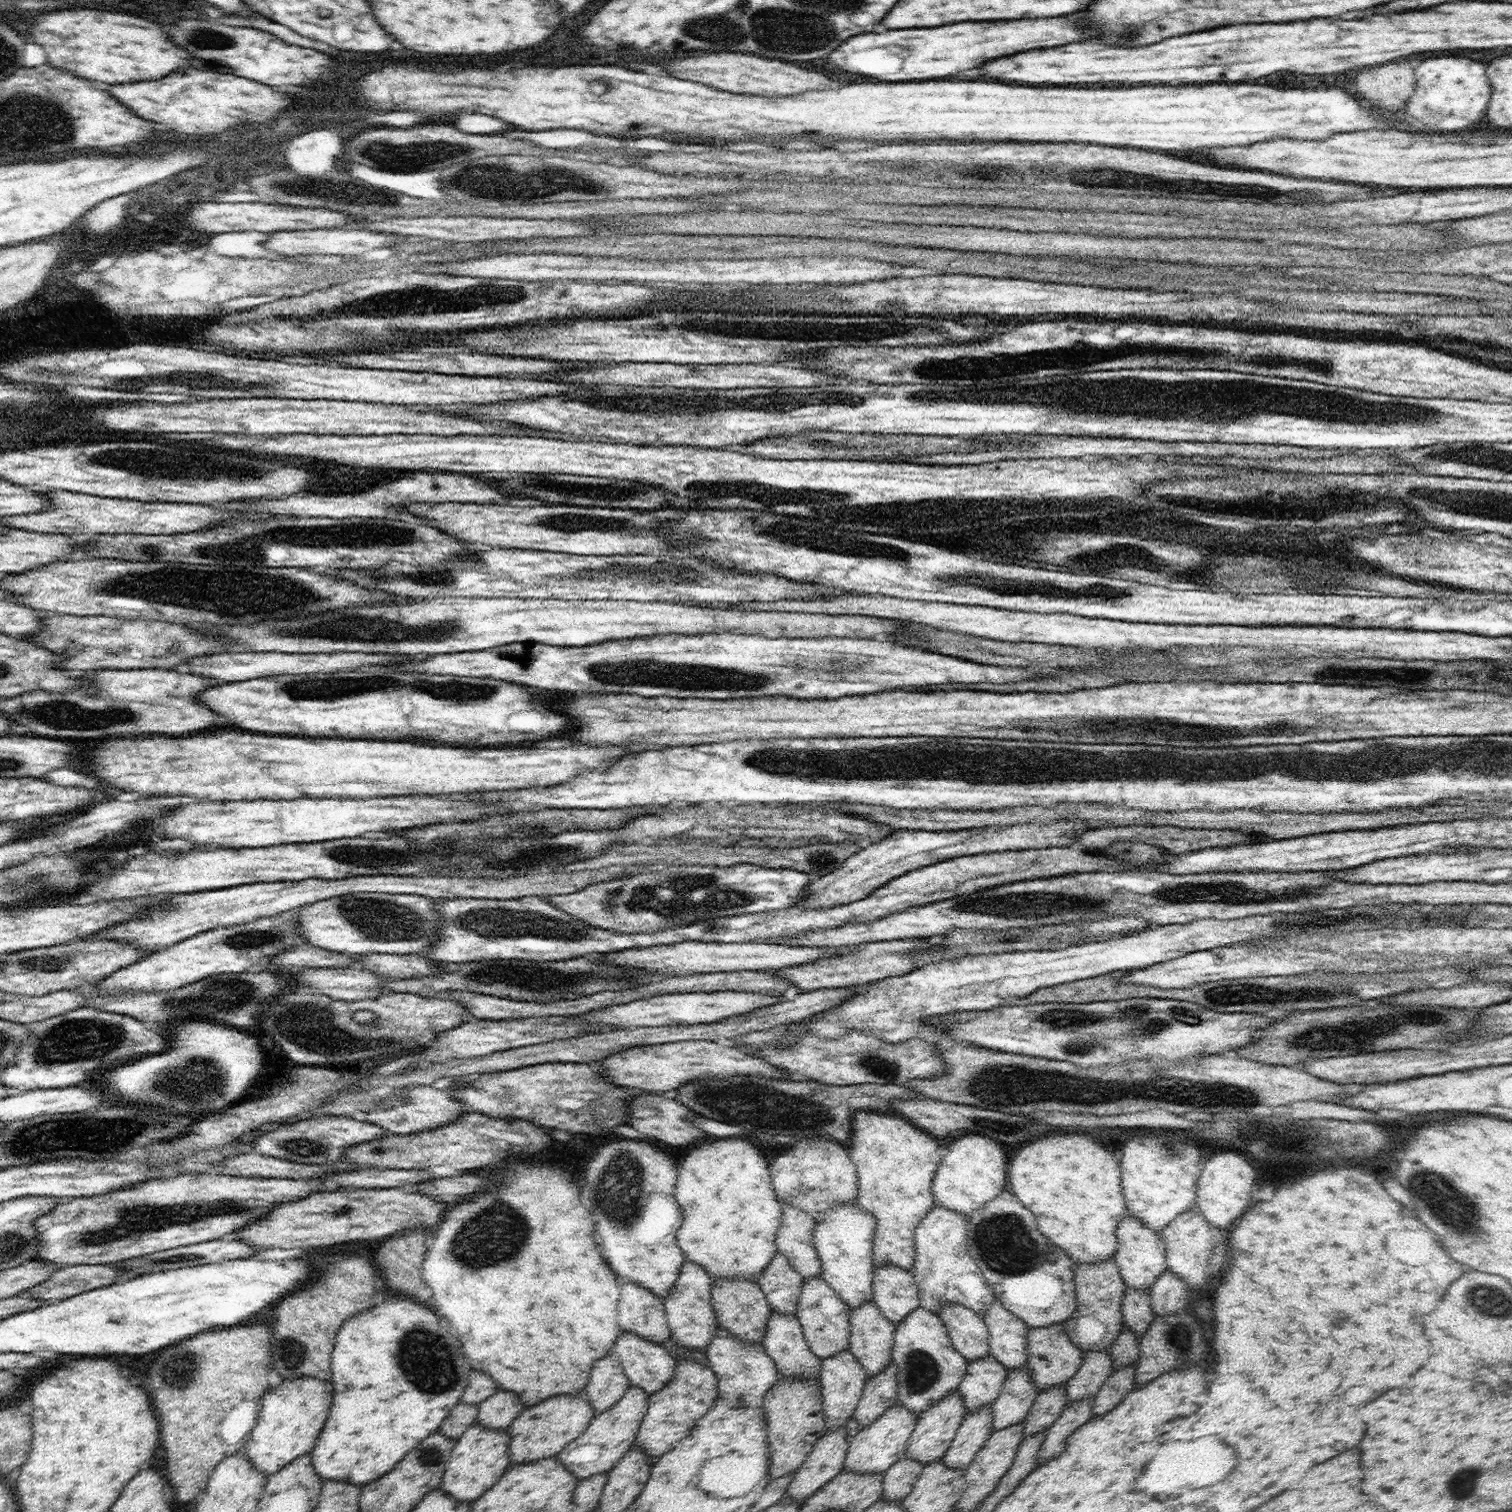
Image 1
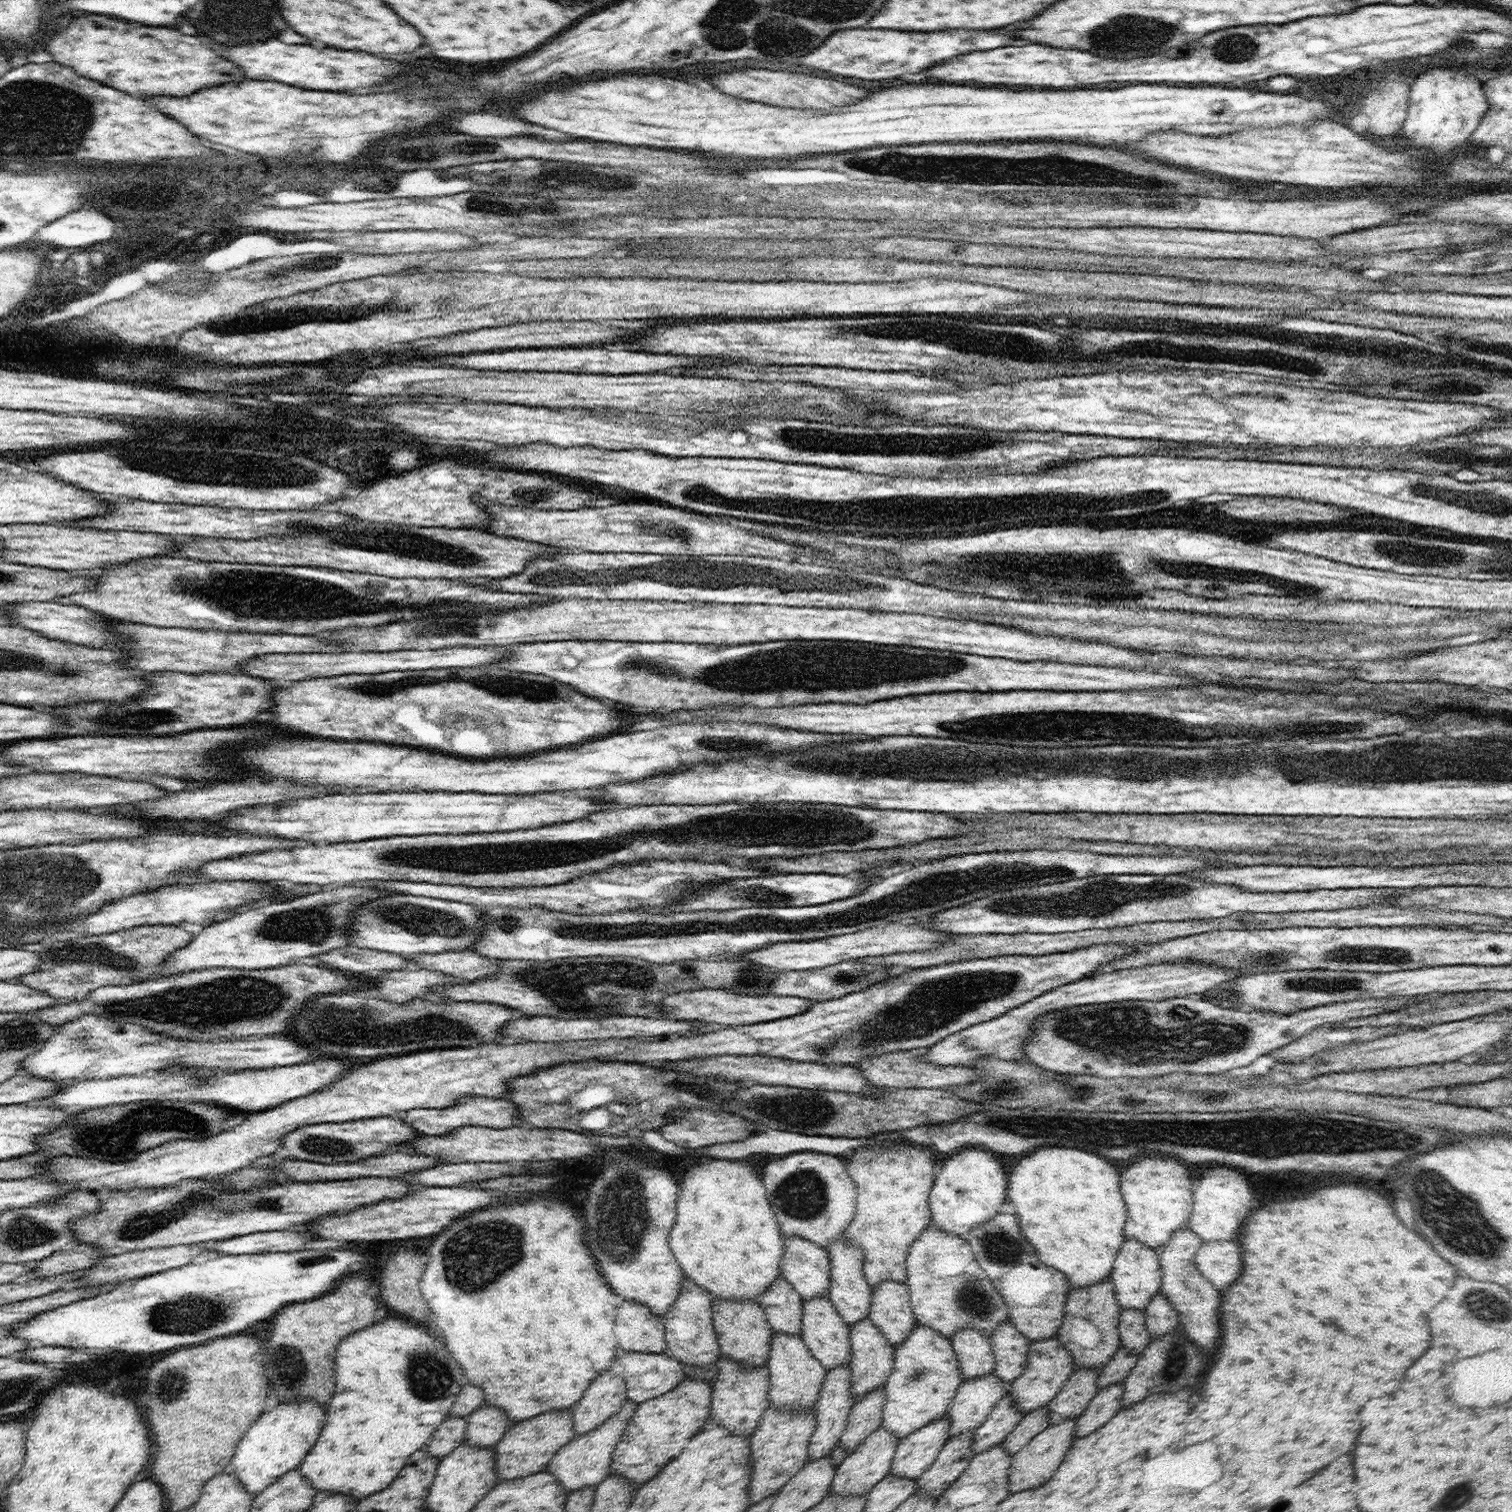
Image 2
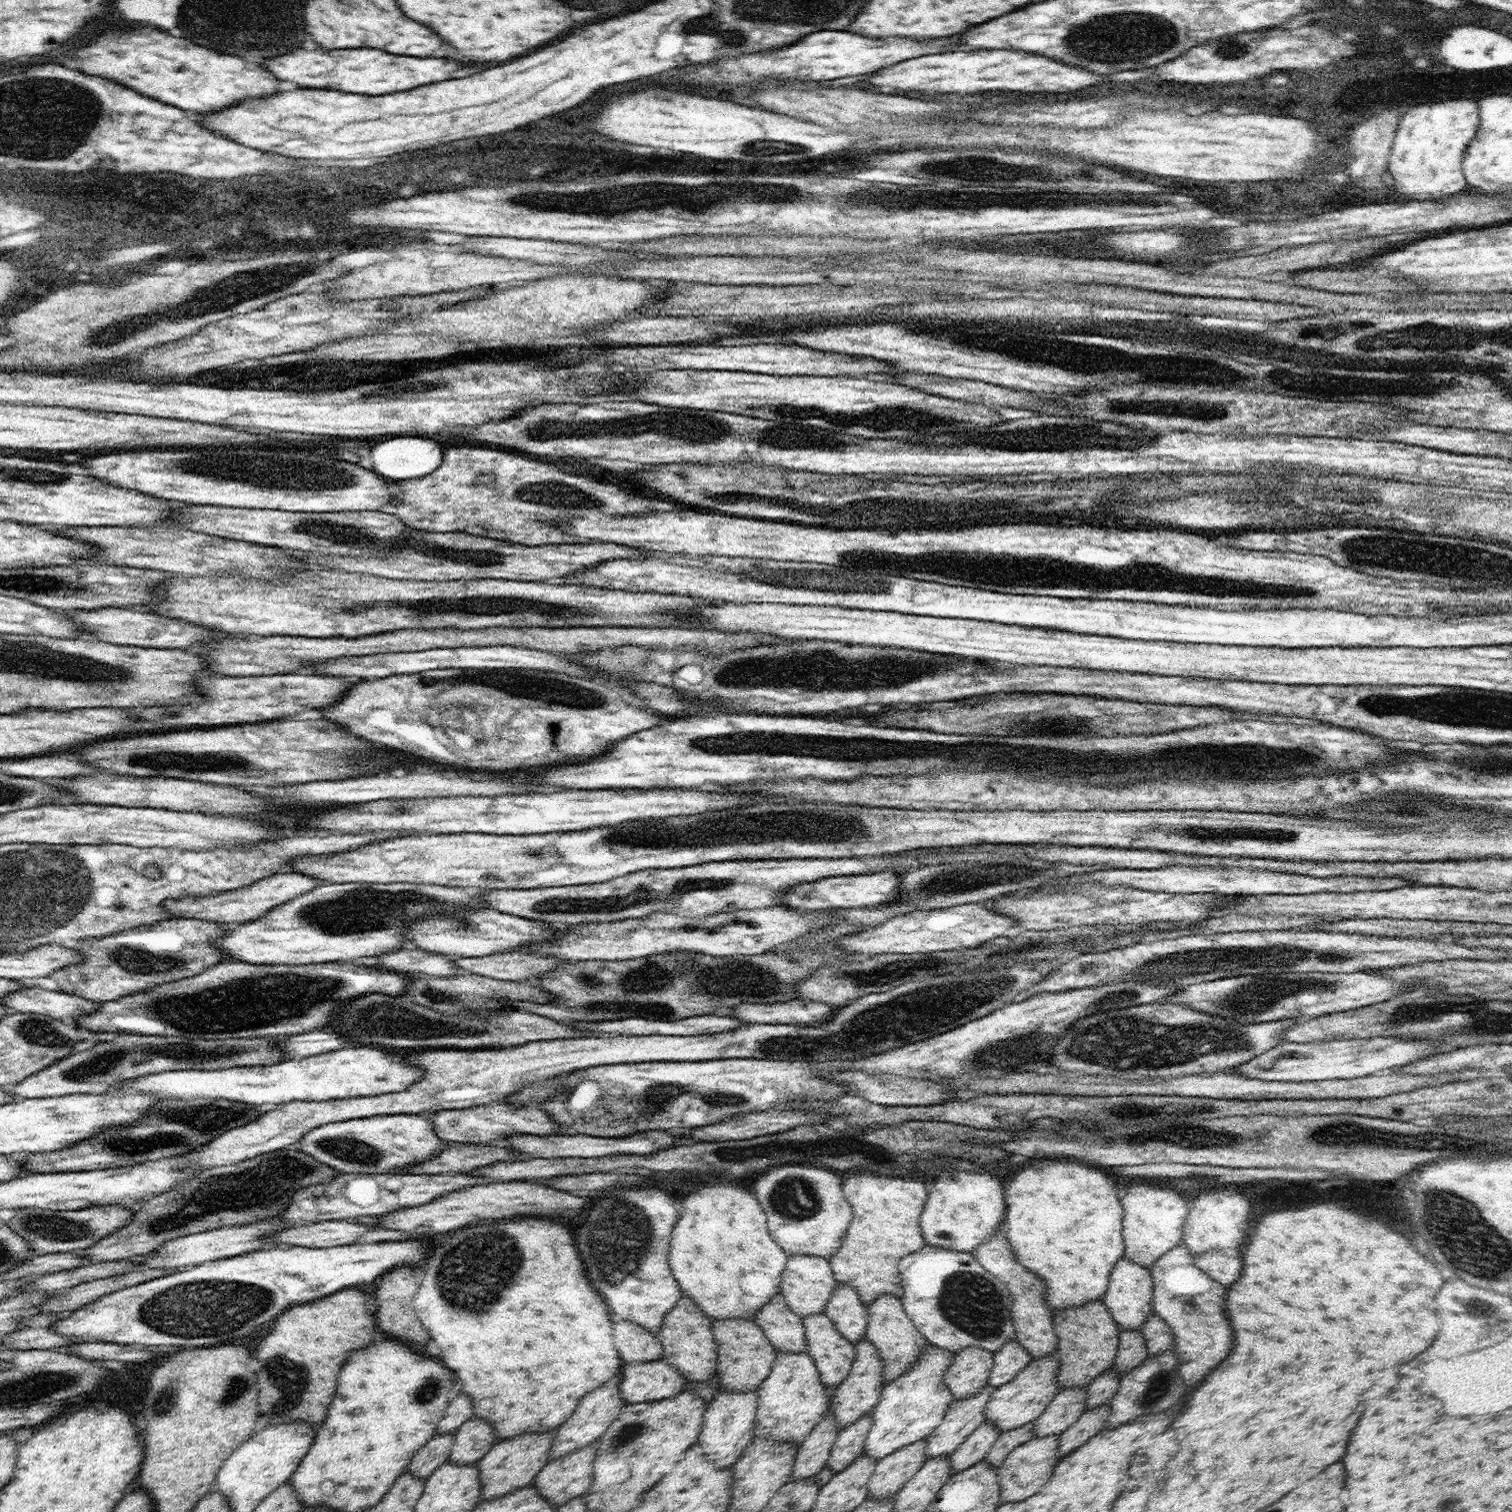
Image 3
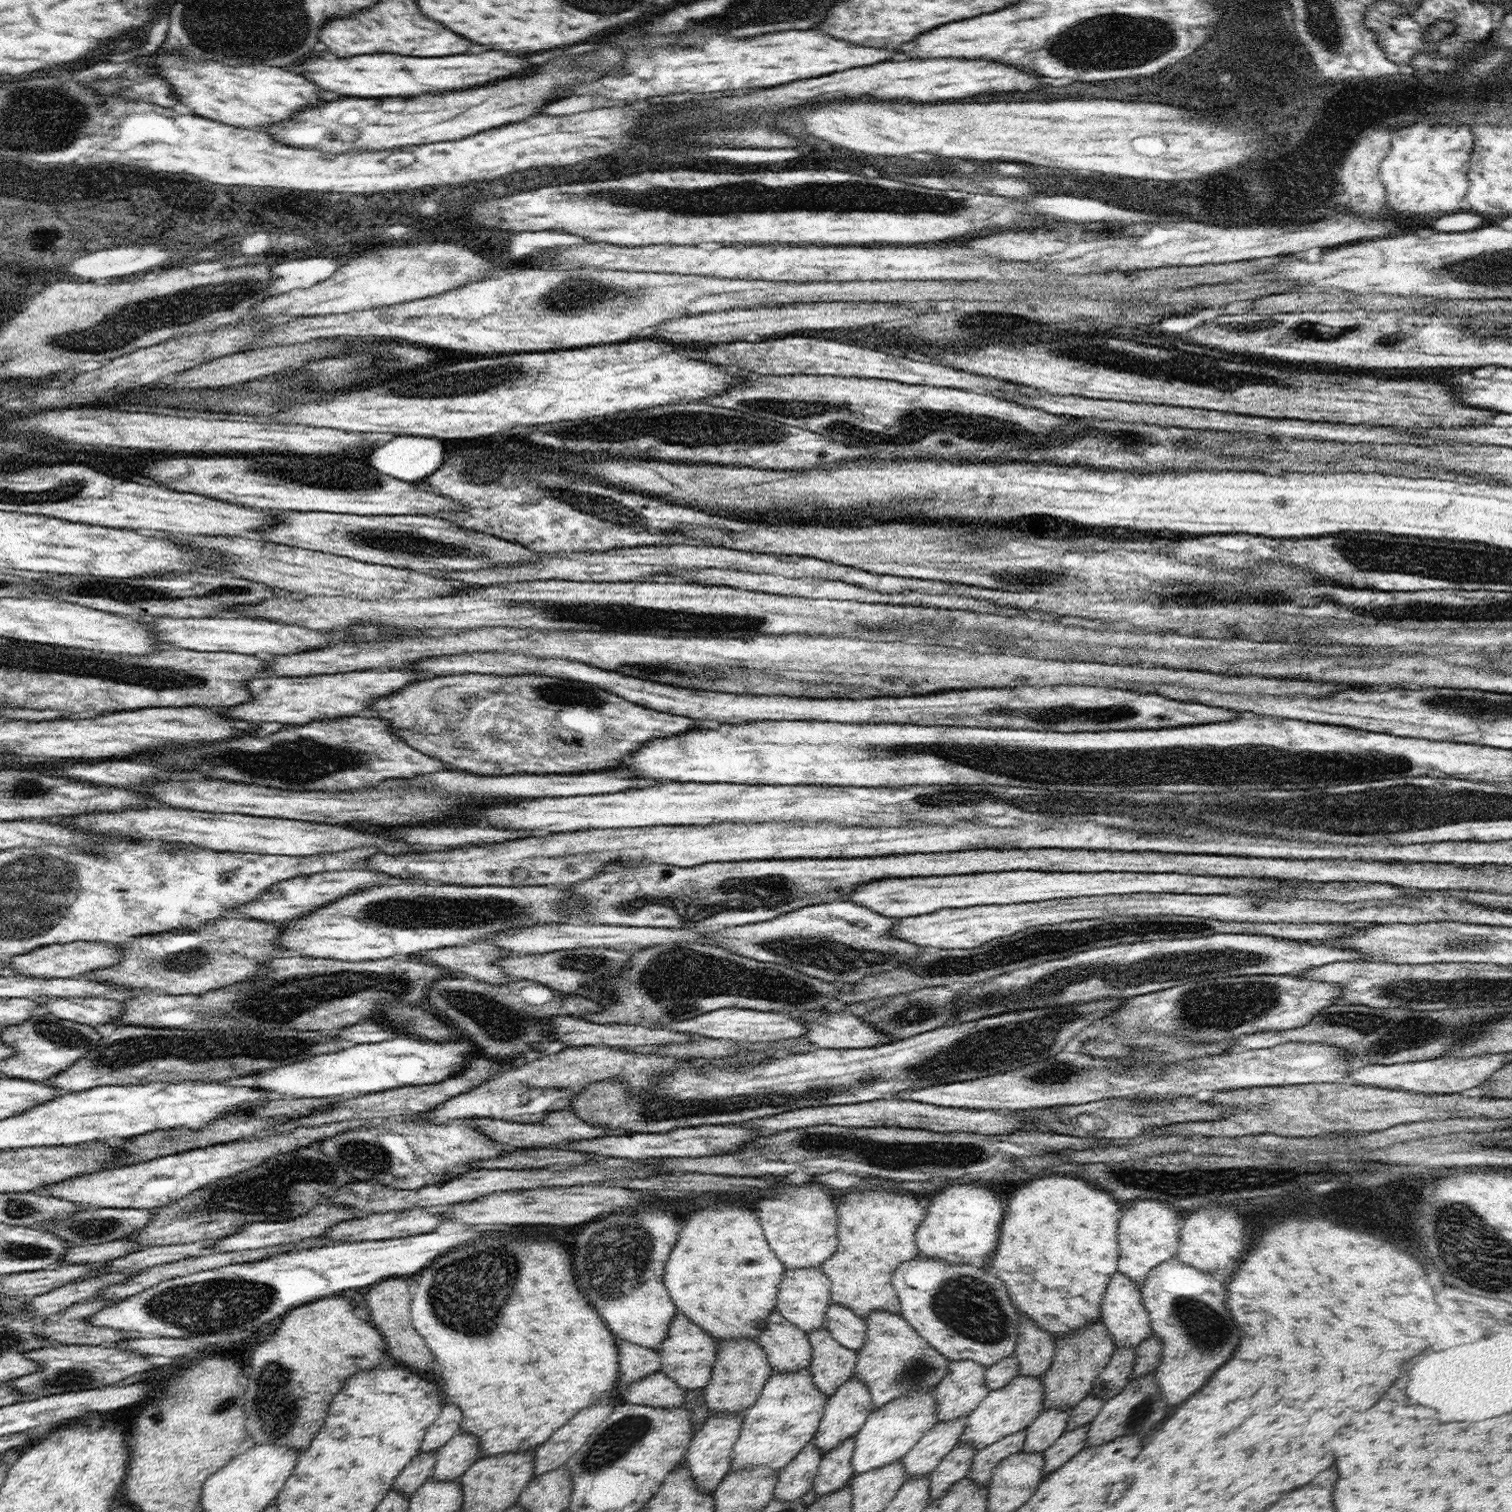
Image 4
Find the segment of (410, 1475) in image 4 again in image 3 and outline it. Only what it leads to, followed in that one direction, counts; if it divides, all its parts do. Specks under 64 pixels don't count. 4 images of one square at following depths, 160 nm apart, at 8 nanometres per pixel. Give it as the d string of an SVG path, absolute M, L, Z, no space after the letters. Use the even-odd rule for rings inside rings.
M455 1433L434 1435L418 1452L407 1466L416 1478L426 1480L449 1458L455 1443Z

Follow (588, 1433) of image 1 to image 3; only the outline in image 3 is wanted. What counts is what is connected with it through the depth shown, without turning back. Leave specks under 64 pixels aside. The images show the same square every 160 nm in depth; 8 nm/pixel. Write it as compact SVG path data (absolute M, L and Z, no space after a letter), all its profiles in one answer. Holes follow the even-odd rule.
M594 1441L570 1454L550 1459L536 1475L532 1486L558 1507L572 1497L586 1495L593 1483L598 1443Z

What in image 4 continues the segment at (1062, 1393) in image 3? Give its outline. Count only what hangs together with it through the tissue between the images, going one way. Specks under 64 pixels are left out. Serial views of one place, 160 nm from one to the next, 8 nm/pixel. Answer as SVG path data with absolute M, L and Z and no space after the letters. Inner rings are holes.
M1044 1409L1026 1428L1027 1435L1022 1451L1042 1453L1067 1430L1071 1409Z

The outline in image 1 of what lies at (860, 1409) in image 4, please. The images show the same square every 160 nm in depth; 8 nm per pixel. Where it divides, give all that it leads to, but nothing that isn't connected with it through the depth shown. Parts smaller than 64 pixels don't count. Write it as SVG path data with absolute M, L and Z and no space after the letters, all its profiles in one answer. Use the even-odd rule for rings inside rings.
M873 1300L855 1308L849 1319L851 1333L848 1349L860 1361L870 1378L877 1372L882 1372L893 1362L892 1347L895 1343L895 1324L880 1312Z

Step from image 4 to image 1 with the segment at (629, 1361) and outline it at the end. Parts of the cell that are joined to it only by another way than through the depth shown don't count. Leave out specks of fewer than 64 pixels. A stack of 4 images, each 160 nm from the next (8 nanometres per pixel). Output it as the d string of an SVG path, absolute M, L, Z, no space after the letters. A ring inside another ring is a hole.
M635 1282L622 1286L617 1318L621 1332L634 1332L656 1344L671 1336L664 1299Z

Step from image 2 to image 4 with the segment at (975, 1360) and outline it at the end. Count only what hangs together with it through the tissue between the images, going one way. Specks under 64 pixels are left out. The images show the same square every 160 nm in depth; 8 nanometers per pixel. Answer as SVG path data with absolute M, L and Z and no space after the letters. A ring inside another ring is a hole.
M973 1360L949 1361L947 1374L933 1388L939 1422L969 1415L986 1398L990 1391L985 1383L986 1371L987 1367Z

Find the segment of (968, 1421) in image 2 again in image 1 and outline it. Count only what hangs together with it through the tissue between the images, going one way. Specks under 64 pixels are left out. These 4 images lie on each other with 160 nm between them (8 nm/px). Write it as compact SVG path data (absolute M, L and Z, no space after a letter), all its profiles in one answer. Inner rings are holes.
M990 1353L968 1363L958 1385L967 1414L996 1400L1007 1379L1007 1371L1007 1368Z

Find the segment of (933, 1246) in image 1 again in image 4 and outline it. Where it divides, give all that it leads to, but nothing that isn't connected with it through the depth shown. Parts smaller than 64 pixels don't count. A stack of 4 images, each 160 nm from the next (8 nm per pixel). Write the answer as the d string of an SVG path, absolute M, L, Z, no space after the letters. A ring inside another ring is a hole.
M918 1254L896 1268L893 1272L893 1285L900 1299L901 1315L948 1361L973 1360L989 1367L1015 1351L1020 1312L1016 1312L1016 1308L1012 1306L1004 1282L998 1280L996 1275L986 1272L983 1267L970 1263L955 1265Z

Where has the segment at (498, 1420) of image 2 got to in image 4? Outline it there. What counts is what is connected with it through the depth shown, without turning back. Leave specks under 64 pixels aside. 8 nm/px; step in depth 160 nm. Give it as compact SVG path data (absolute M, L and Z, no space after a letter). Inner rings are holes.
M458 1432L438 1449L437 1461L430 1479L453 1481L474 1464L480 1456L478 1438L472 1434Z

